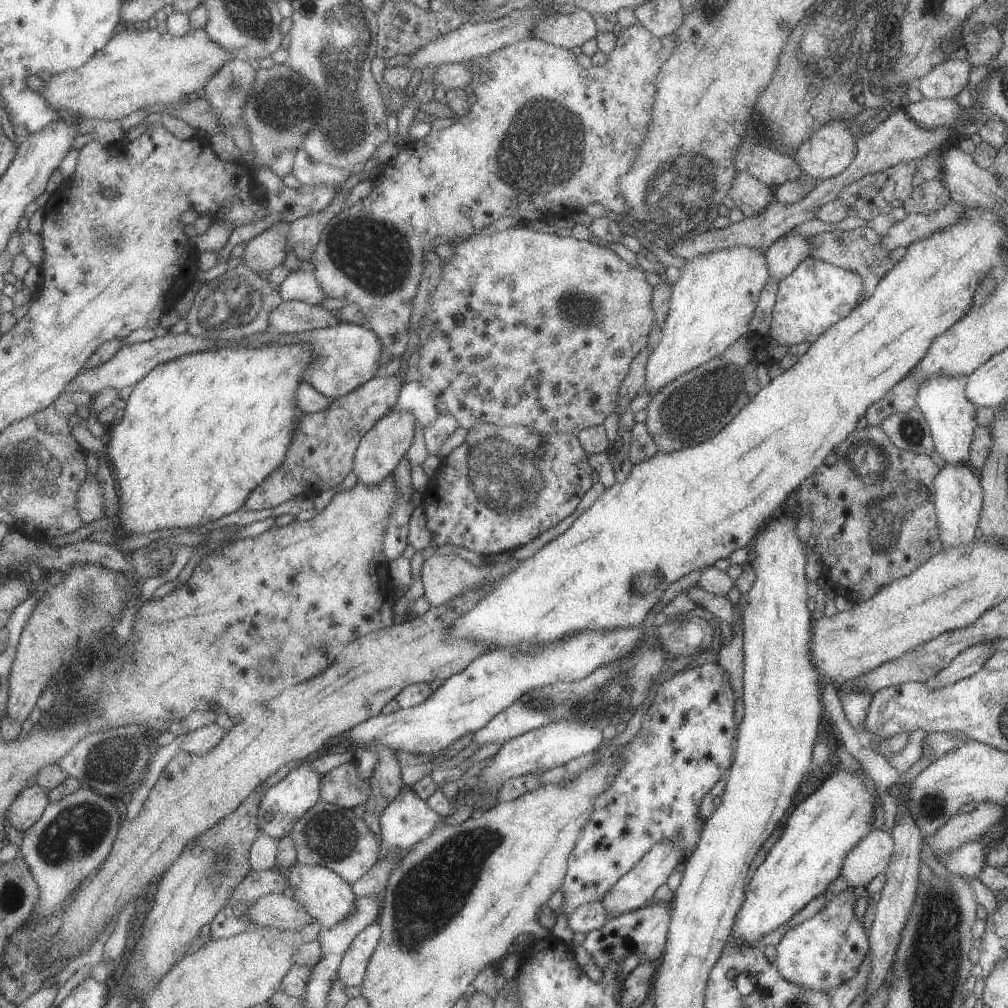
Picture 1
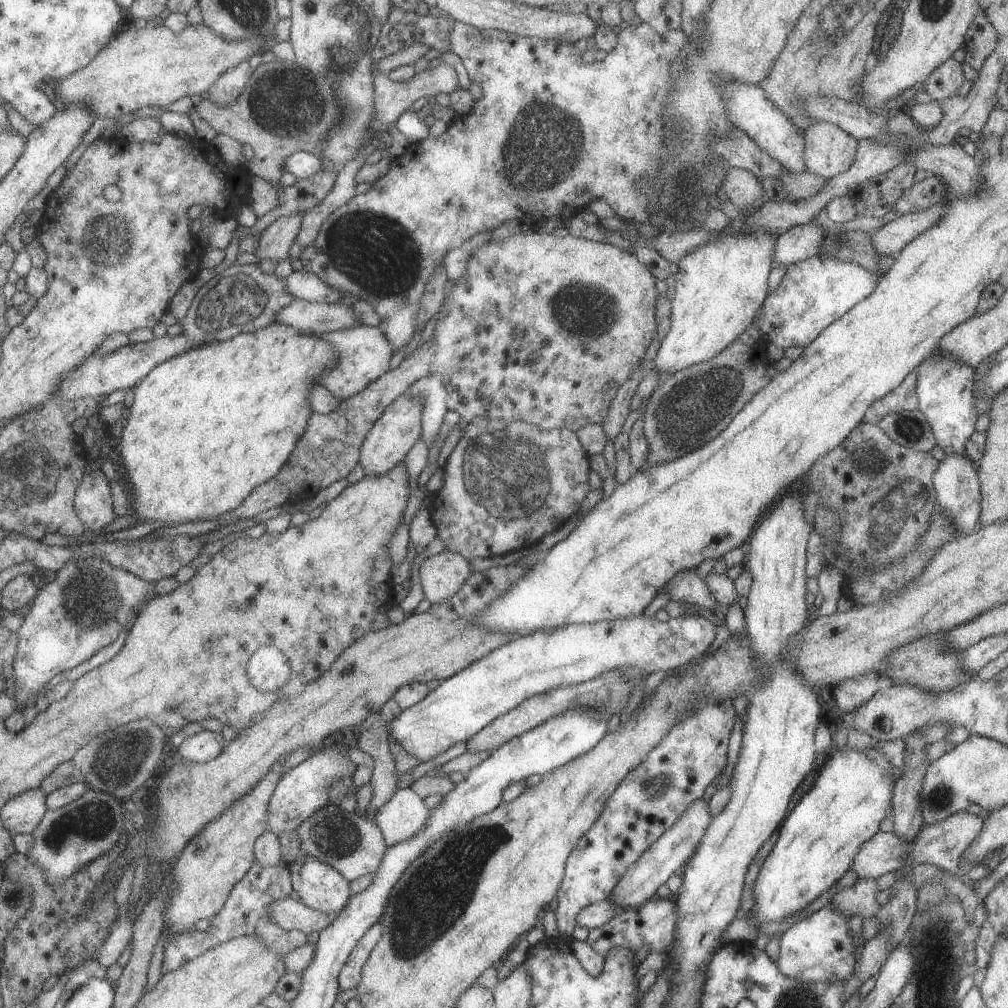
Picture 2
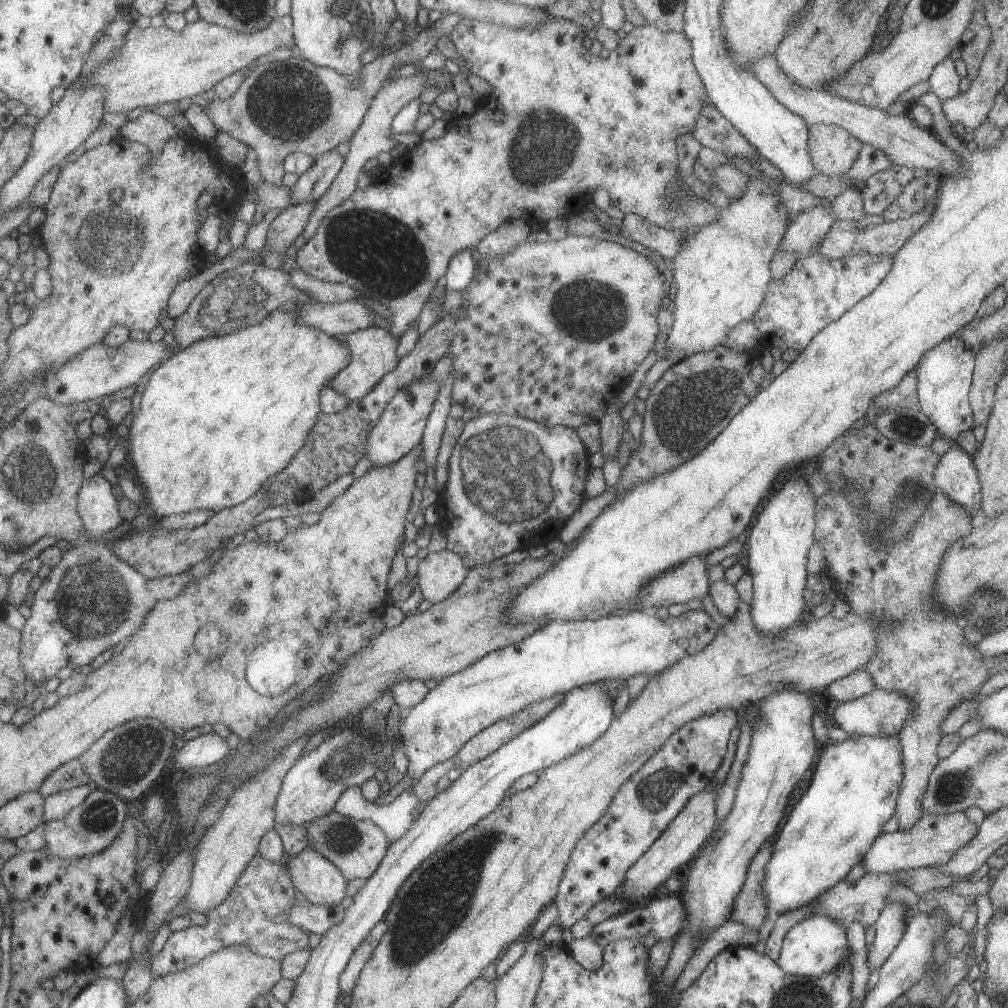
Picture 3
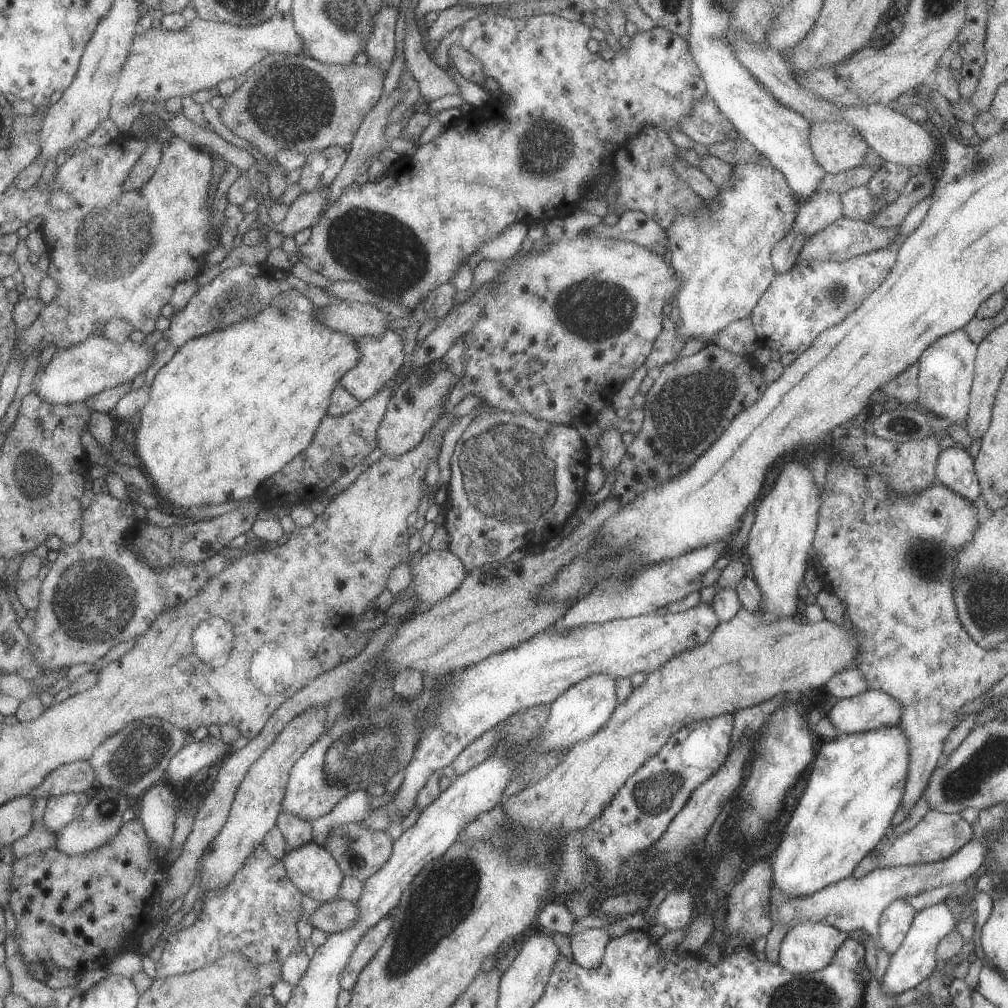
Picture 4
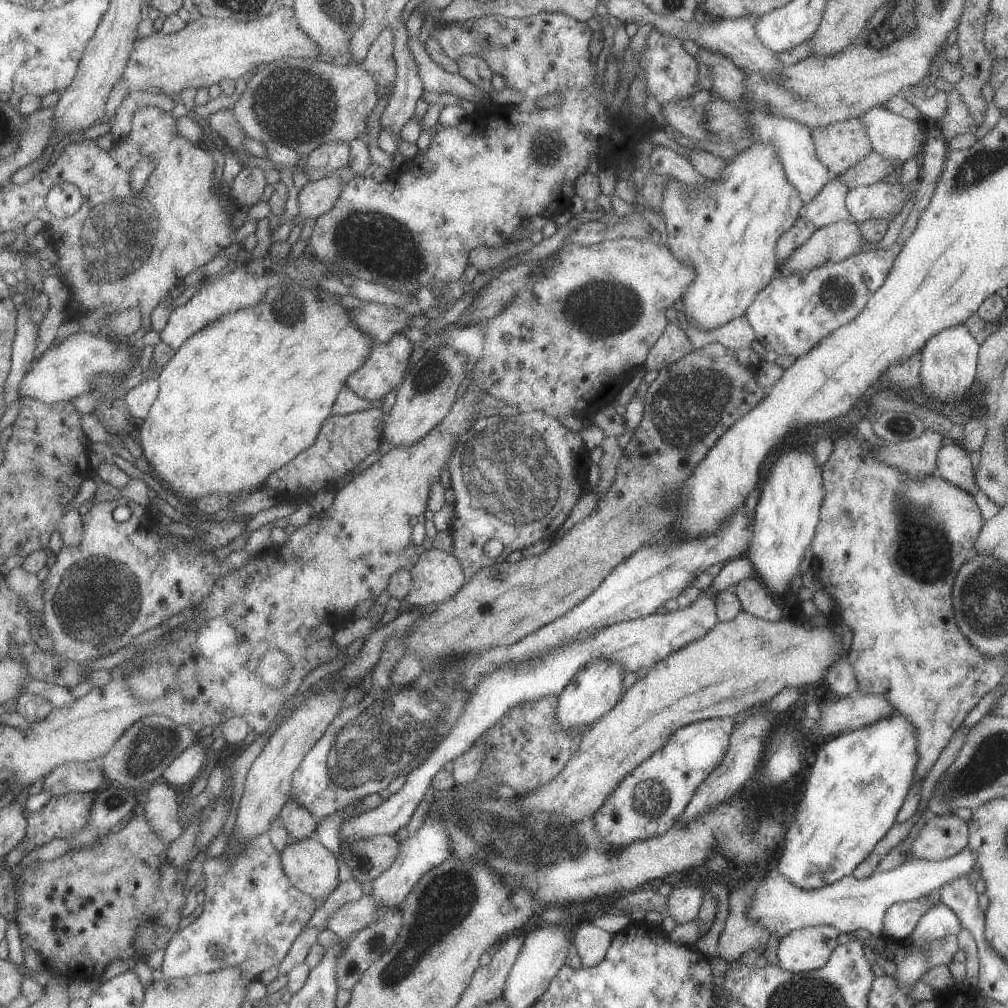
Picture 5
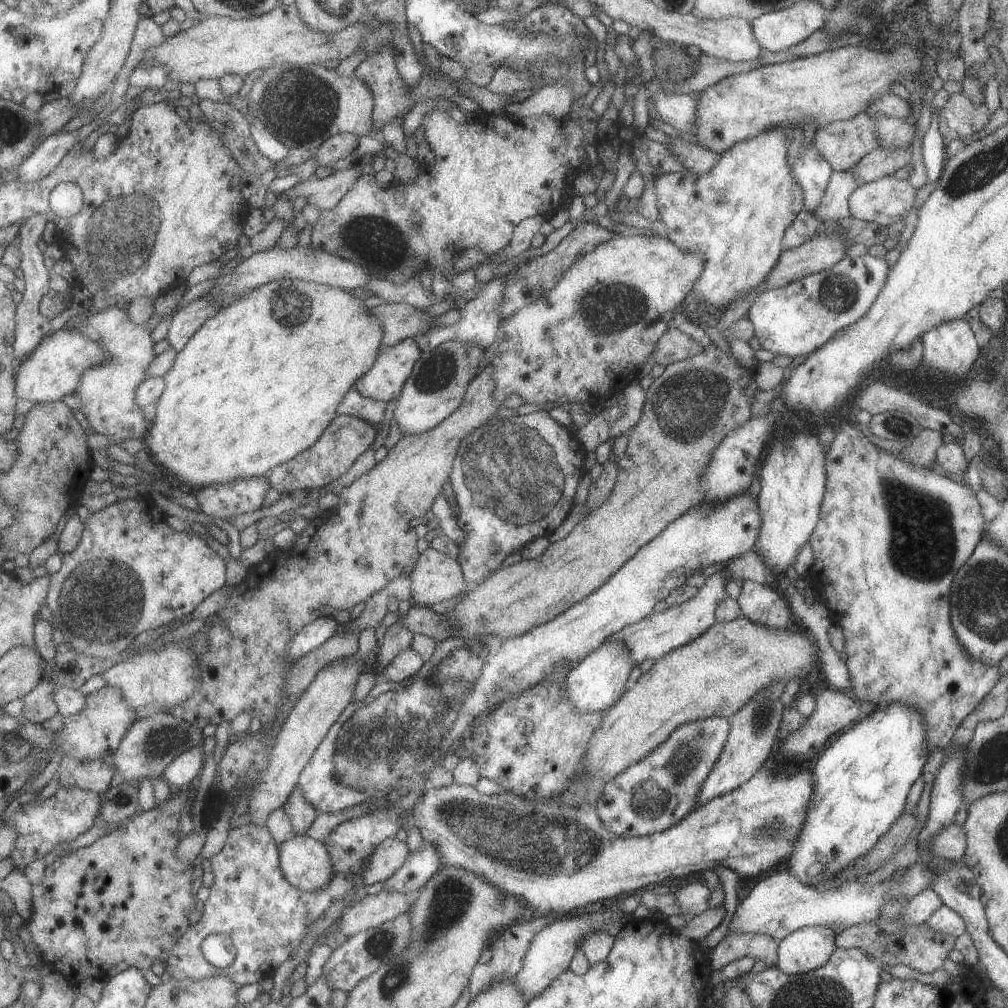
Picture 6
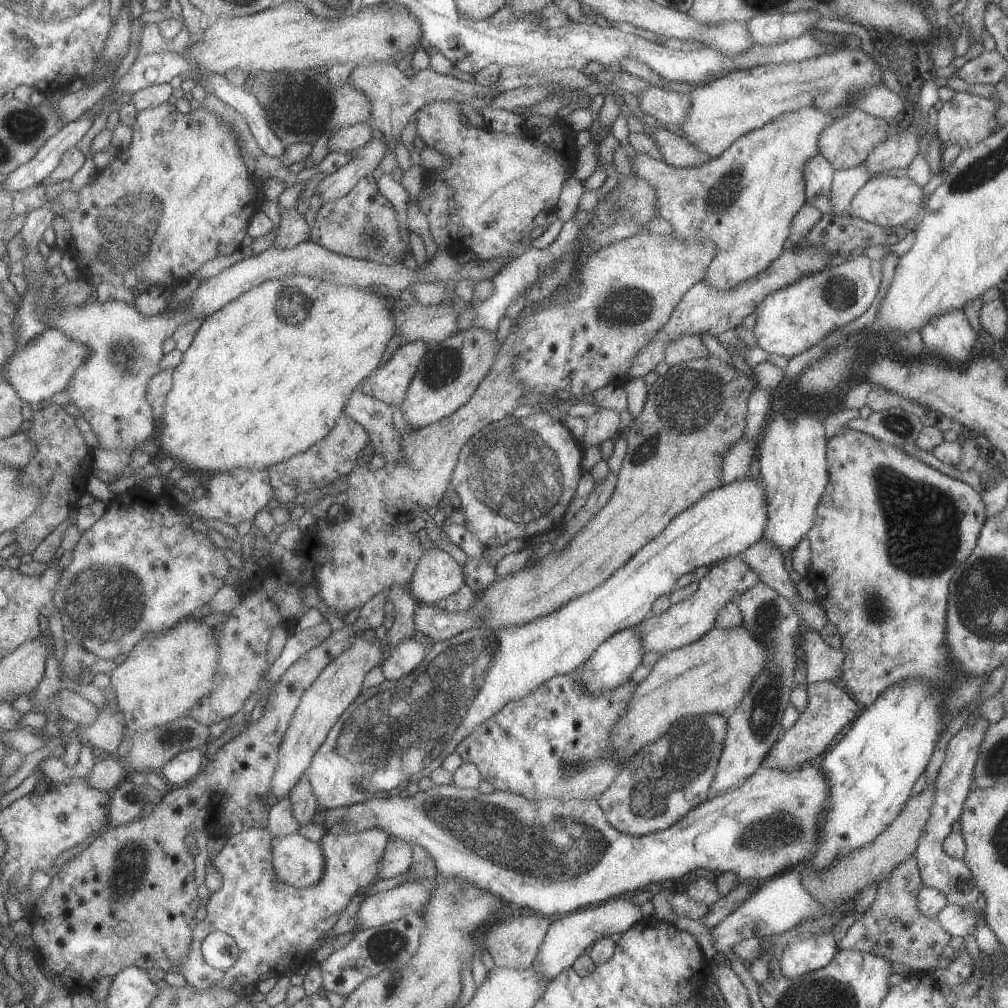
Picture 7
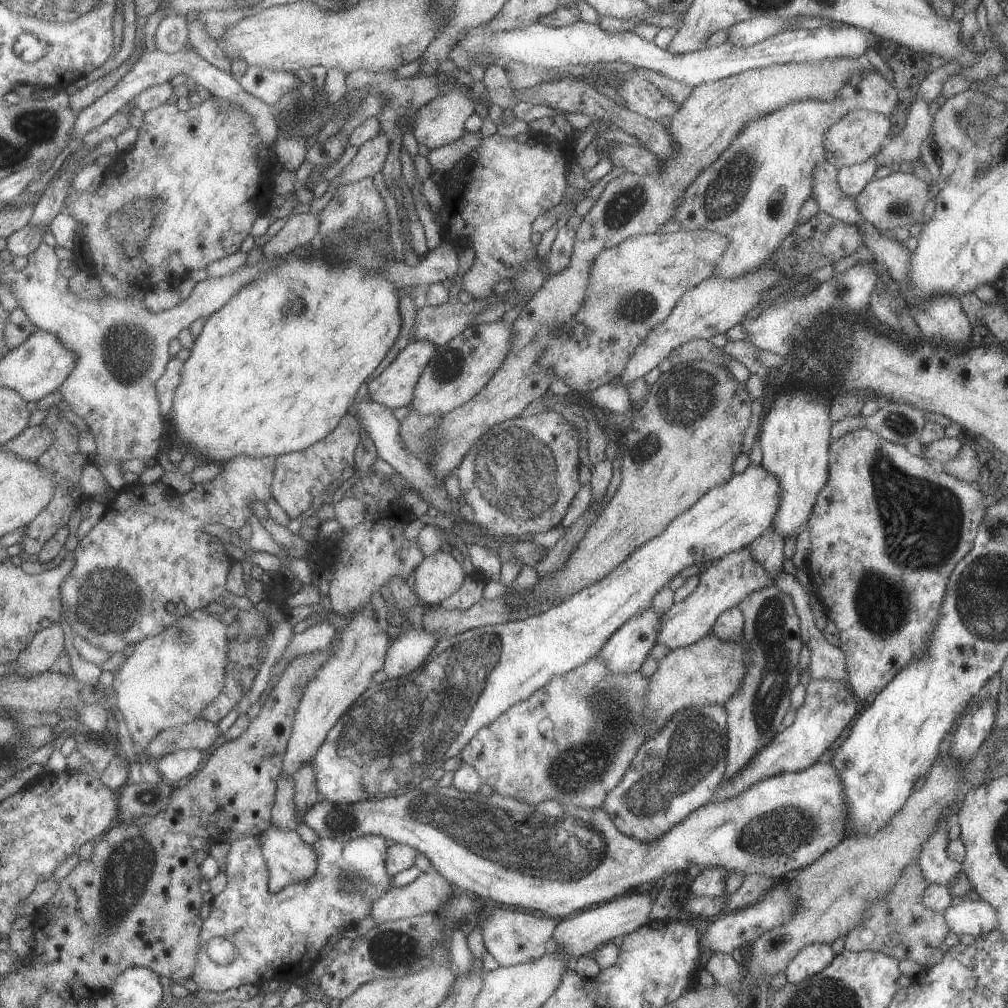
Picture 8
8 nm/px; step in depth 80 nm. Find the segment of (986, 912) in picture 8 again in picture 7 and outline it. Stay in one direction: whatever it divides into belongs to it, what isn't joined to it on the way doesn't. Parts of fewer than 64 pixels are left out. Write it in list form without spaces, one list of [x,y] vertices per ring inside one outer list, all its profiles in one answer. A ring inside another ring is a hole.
[[[946,905],[939,910],[934,917],[942,930],[945,930],[951,937],[963,938],[973,935],[977,928],[977,920],[981,916],[973,910],[965,910],[961,906]]]

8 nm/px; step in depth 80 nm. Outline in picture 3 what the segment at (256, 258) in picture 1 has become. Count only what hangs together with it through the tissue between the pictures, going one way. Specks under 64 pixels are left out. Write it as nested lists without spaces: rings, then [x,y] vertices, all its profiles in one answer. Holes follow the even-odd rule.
[[[298,202],[289,205],[280,212],[266,230],[267,252],[285,254],[285,249],[292,244],[307,224],[313,212],[314,202]]]

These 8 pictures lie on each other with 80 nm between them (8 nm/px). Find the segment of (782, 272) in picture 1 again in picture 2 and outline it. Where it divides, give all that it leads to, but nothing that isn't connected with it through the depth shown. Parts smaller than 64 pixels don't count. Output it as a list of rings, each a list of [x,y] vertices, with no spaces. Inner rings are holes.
[[[815,219],[780,232],[774,244],[773,264],[787,266],[817,256],[826,236]]]

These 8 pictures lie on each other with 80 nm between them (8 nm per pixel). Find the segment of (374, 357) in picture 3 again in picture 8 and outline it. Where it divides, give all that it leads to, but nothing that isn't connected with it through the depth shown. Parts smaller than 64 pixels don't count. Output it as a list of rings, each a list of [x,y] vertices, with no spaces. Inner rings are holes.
[[[423,339],[408,342],[379,376],[368,383],[370,400],[391,410],[401,406],[409,408],[413,400],[413,387],[434,350],[434,344]]]

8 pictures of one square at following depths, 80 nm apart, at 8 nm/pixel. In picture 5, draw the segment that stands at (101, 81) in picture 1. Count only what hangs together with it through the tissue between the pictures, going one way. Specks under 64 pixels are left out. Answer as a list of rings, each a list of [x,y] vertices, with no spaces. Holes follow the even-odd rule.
[[[279,6],[271,14],[254,21],[200,15],[176,33],[155,31],[133,44],[121,76],[124,96],[143,91],[163,92],[170,96],[188,88],[214,90],[221,79],[237,81],[237,78],[248,77],[264,64],[289,57],[309,60],[322,58],[317,43],[298,27],[292,7]]]

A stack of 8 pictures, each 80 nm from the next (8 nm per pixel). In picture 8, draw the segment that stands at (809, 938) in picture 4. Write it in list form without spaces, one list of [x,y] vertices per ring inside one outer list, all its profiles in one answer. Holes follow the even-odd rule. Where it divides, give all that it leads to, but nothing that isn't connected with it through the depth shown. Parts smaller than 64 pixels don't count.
[[[813,943],[801,947],[784,970],[787,982],[797,984],[821,972],[833,960],[833,957],[833,951],[829,945]]]

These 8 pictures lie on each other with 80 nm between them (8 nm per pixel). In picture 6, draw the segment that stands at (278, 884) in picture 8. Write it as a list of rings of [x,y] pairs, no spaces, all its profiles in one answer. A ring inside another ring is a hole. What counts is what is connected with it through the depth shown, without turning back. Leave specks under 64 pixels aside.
[[[296,834],[293,838],[277,845],[277,866],[287,883],[301,892],[315,892],[321,890],[333,878],[333,864],[331,856],[322,842],[318,842],[306,835]]]

